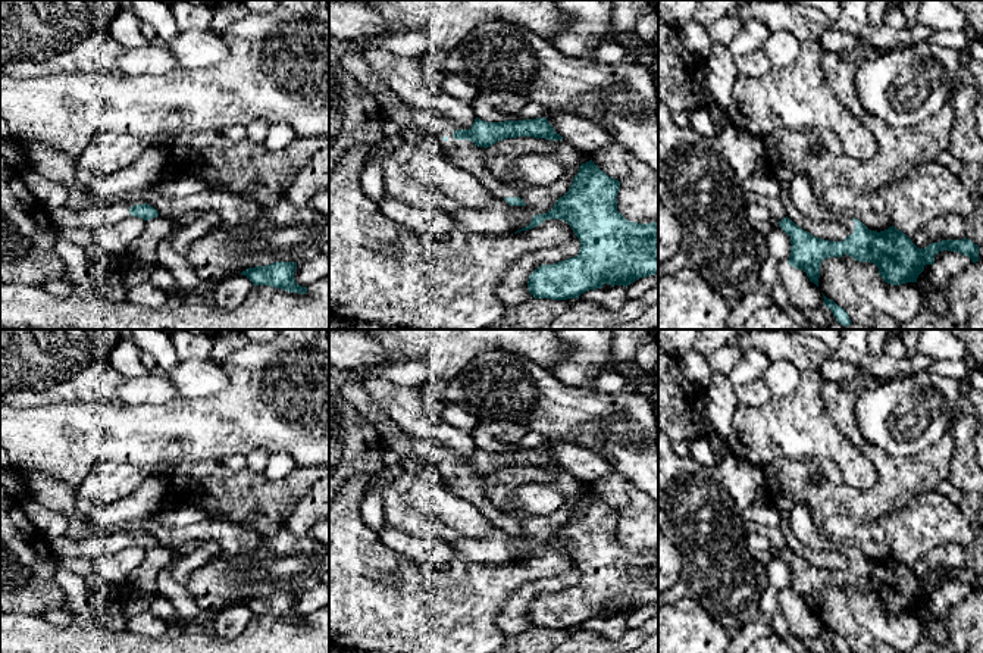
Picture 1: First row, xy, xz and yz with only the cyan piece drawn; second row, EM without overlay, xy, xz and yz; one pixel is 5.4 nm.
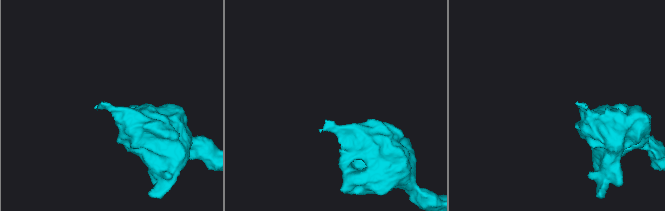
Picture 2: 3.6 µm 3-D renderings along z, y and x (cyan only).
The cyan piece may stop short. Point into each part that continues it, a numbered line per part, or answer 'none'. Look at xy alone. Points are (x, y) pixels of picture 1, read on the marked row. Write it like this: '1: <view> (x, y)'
1: xy (97, 215)

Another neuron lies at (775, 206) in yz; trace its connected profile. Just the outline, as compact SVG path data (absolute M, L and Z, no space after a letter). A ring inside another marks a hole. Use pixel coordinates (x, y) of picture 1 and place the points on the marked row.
M749 193L749 194L746 194L746 200L757 201L757 203L766 206L768 209L770 215L776 221L782 221L783 218L786 218L786 209L779 199L770 199L766 196Z

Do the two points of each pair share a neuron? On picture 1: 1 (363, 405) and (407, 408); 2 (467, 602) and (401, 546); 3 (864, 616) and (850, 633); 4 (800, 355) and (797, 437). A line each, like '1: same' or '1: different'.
1: different
2: different
3: different
4: different

